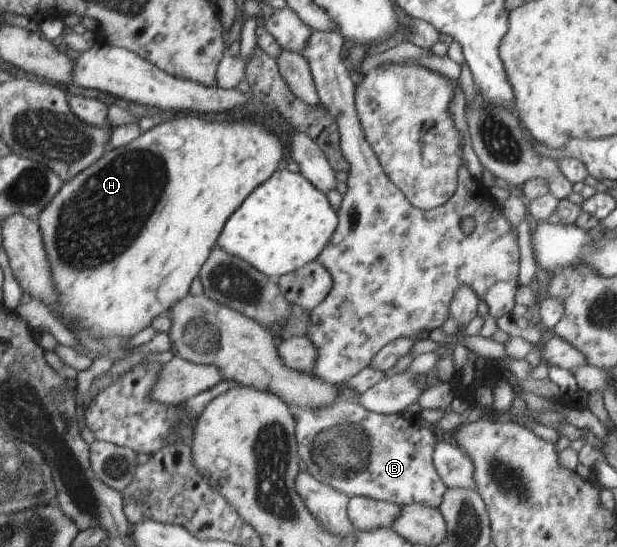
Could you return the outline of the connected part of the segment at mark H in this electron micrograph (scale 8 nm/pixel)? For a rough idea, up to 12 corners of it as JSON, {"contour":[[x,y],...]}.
{"contour":[[176,114],[38,216],[61,305],[130,339],[279,168],[259,124]]}

